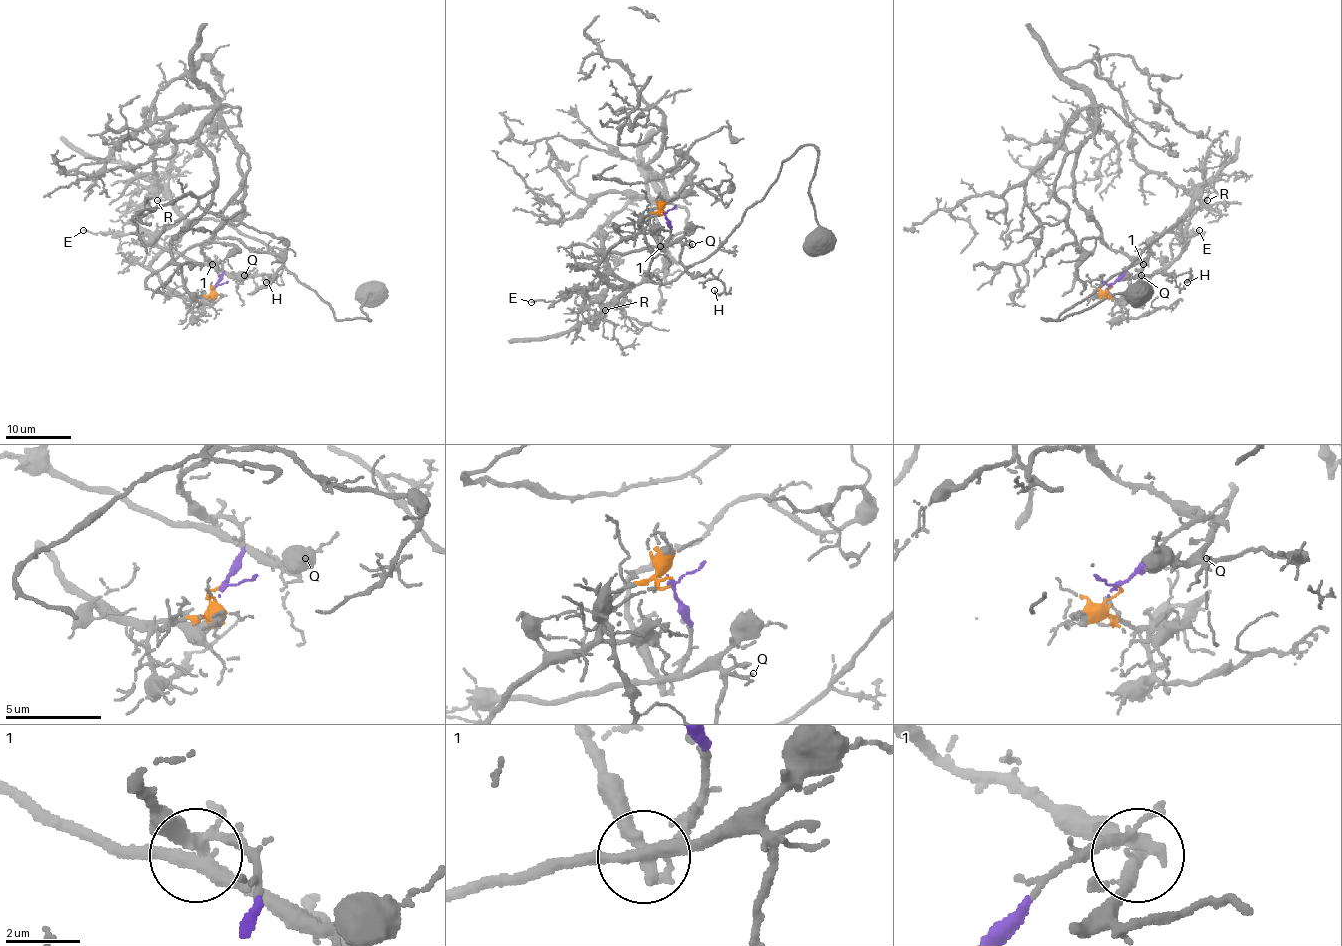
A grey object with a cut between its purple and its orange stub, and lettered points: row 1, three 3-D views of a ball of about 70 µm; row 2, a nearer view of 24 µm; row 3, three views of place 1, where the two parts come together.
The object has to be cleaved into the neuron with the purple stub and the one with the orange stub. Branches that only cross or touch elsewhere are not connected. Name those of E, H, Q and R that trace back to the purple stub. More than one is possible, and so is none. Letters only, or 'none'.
none

